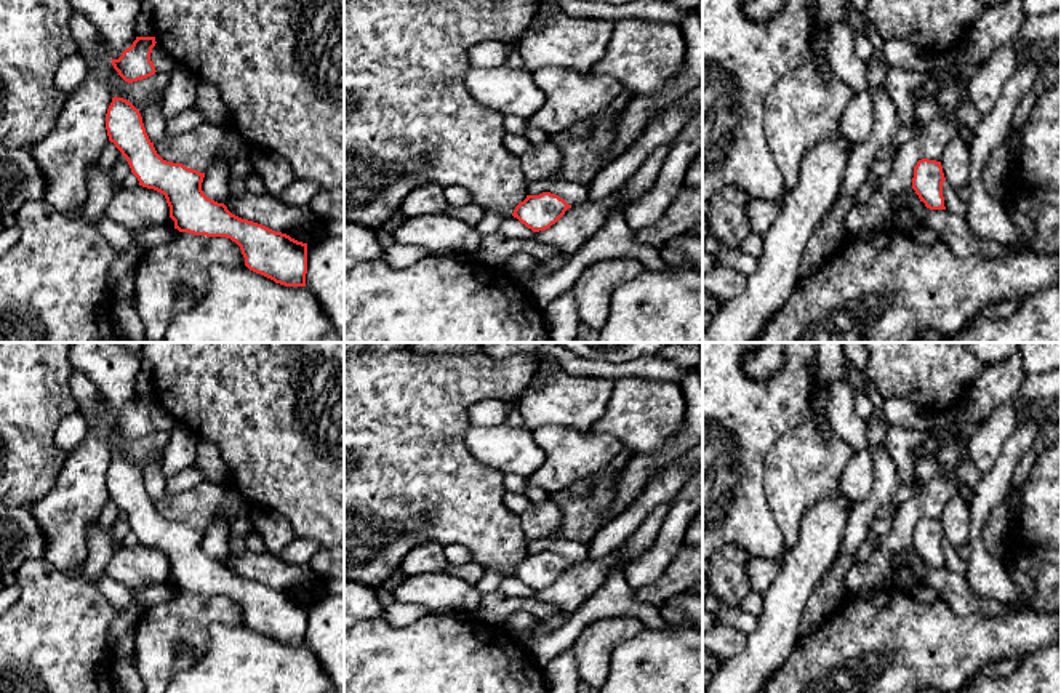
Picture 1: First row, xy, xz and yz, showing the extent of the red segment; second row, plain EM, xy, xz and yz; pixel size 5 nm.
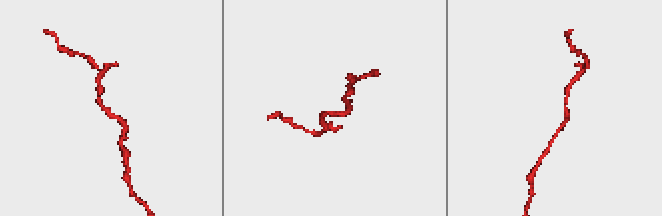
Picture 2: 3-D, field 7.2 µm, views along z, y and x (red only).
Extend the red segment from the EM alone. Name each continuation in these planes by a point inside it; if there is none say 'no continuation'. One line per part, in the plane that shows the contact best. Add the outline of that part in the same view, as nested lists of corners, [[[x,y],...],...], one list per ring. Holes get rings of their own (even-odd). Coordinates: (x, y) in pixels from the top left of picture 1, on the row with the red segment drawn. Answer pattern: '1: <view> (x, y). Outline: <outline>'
no continuation

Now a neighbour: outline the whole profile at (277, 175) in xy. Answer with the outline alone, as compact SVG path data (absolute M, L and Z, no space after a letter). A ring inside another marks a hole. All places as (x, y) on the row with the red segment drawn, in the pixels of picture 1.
M253 149L250 158L269 195L278 197L293 182L294 173L280 155L264 149Z

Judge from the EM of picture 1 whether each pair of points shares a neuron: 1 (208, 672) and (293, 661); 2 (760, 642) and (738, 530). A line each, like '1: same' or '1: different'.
1: same
2: different

